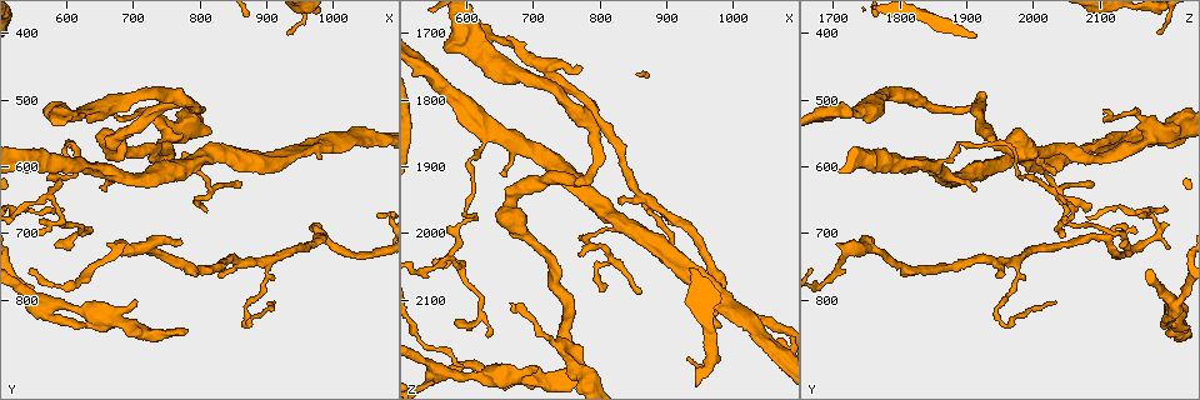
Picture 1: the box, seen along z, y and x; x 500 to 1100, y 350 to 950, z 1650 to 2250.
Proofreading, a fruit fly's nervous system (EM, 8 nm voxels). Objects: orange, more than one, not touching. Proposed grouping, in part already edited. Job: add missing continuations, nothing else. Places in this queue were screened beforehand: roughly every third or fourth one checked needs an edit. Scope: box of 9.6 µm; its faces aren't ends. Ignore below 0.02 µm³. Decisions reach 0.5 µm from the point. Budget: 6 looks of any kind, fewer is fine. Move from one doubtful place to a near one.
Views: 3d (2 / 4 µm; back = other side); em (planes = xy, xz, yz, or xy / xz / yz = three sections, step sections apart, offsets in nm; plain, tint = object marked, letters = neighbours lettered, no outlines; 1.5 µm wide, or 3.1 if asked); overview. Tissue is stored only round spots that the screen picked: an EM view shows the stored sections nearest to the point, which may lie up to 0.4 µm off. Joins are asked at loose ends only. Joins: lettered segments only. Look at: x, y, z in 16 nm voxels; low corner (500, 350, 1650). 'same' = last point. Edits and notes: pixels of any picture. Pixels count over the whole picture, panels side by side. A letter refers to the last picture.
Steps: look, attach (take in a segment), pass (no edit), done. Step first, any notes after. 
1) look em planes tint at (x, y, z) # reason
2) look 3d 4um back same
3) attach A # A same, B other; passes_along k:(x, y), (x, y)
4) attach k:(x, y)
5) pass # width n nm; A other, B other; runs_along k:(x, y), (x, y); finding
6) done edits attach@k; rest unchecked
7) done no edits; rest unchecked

look 3d 2um at (985, 685, 2140) # branch stops here

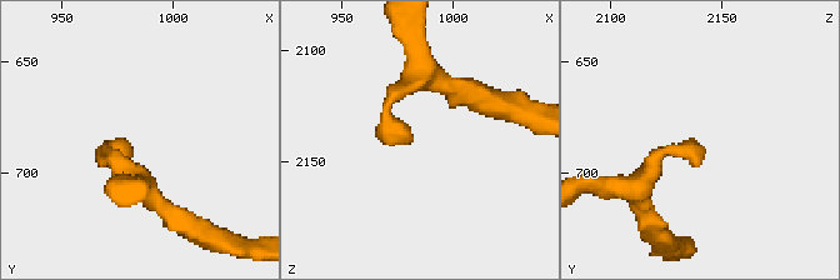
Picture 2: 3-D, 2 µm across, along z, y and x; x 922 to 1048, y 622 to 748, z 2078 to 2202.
look em planes letters at (982, 691, 2140) # shape alone is not enough

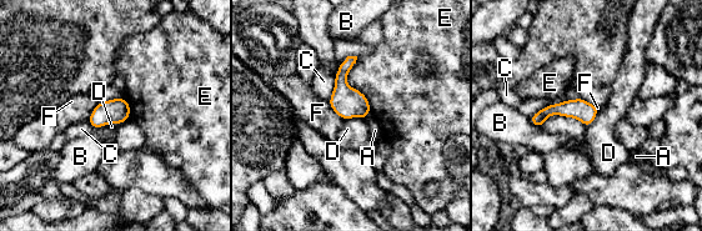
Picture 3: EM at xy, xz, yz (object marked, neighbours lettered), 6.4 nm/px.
pass # longest_contact E 380 nm; A other, B other, C other, D other, E other, F other; none of them fits

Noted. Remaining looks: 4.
look em planes letters at (915, 800, 2035) # tapers out

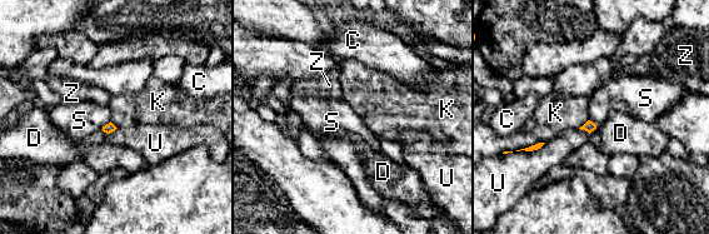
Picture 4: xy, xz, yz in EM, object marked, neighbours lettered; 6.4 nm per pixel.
pass # width 70 nm; C other, D other, K other, S other, U other, Z other; border 4:(544, 142), (515, 150); no lettered segment goes on from it

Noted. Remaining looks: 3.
look 3d 2um at (705, 800, 2200) # branch stops here

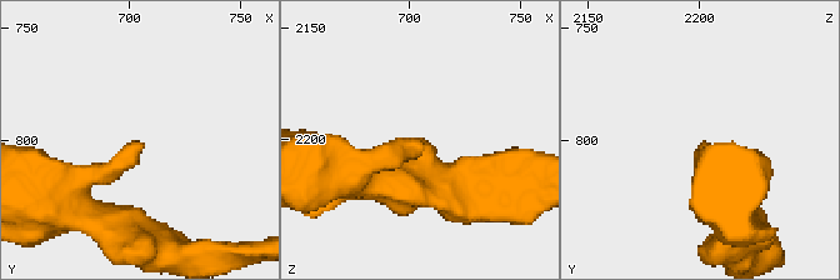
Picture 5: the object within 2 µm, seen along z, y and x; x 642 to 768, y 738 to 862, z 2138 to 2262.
look em planes plain at (706, 801, 2200) # now the EM

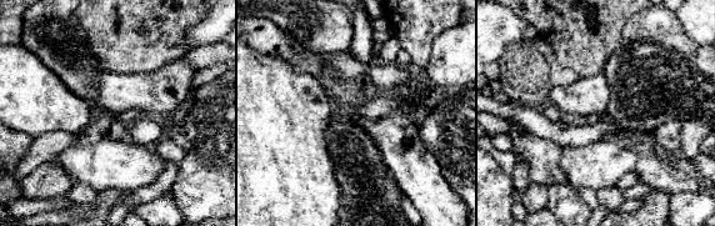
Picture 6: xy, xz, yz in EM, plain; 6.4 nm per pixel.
look em planes letters same

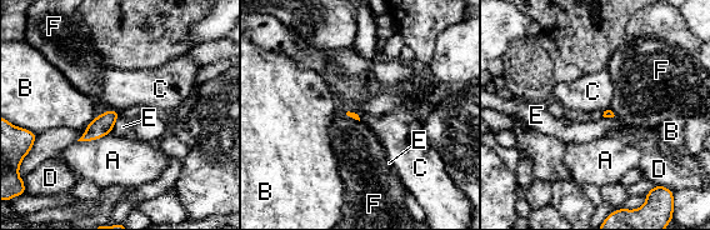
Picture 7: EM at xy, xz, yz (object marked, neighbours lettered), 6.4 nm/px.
pass # longest_contact A 240 nm; A other, B other, C other, D other, E other, F other; border 7:(108, 108), (118, 111); none of them fits

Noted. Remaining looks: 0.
done no edits; rest unchecked

